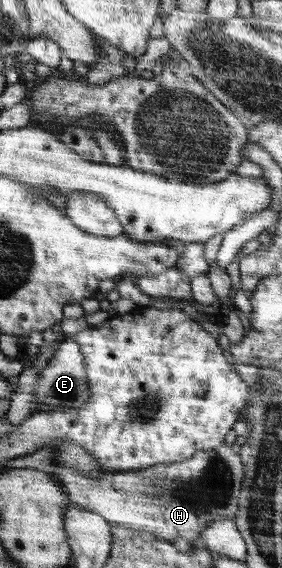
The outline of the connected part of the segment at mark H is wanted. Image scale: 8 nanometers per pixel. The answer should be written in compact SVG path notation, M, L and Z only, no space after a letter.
M222 445L217 449L199 452L190 457L190 460L178 464L156 464L152 468L130 471L106 471L97 477L82 475L65 465L53 462L48 471L61 481L70 501L100 514L109 524L122 524L126 528L144 530L164 541L184 537L194 548L198 546L199 533L207 529L210 521L235 519L245 476L245 465L238 455L230 445Z

